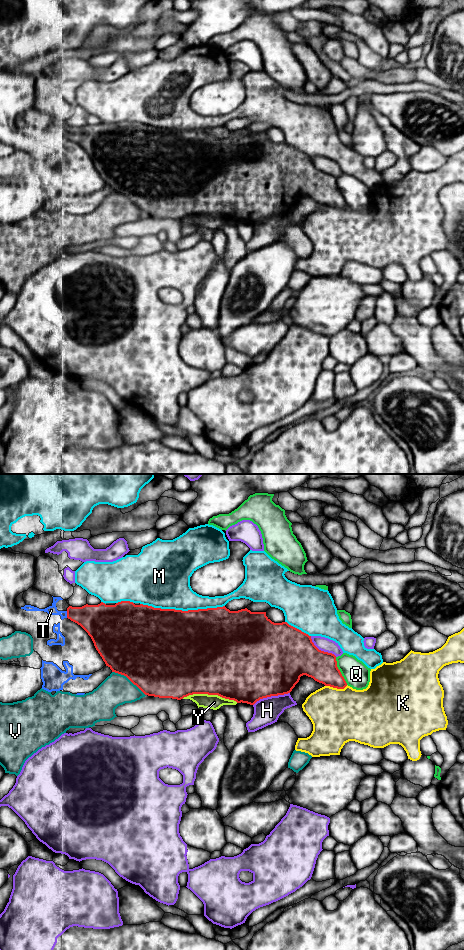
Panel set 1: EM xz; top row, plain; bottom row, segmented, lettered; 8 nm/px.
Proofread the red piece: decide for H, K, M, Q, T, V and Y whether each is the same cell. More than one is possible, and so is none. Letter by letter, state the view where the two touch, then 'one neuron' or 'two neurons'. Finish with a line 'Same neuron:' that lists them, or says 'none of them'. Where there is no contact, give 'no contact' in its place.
H: xz | two neurons
K: xz | two neurons
M: xz | two neurons
Q: xz | two neurons
T: xz | two neurons
V: xz | two neurons
Y: xz | two neurons
Same neuron: none of them

